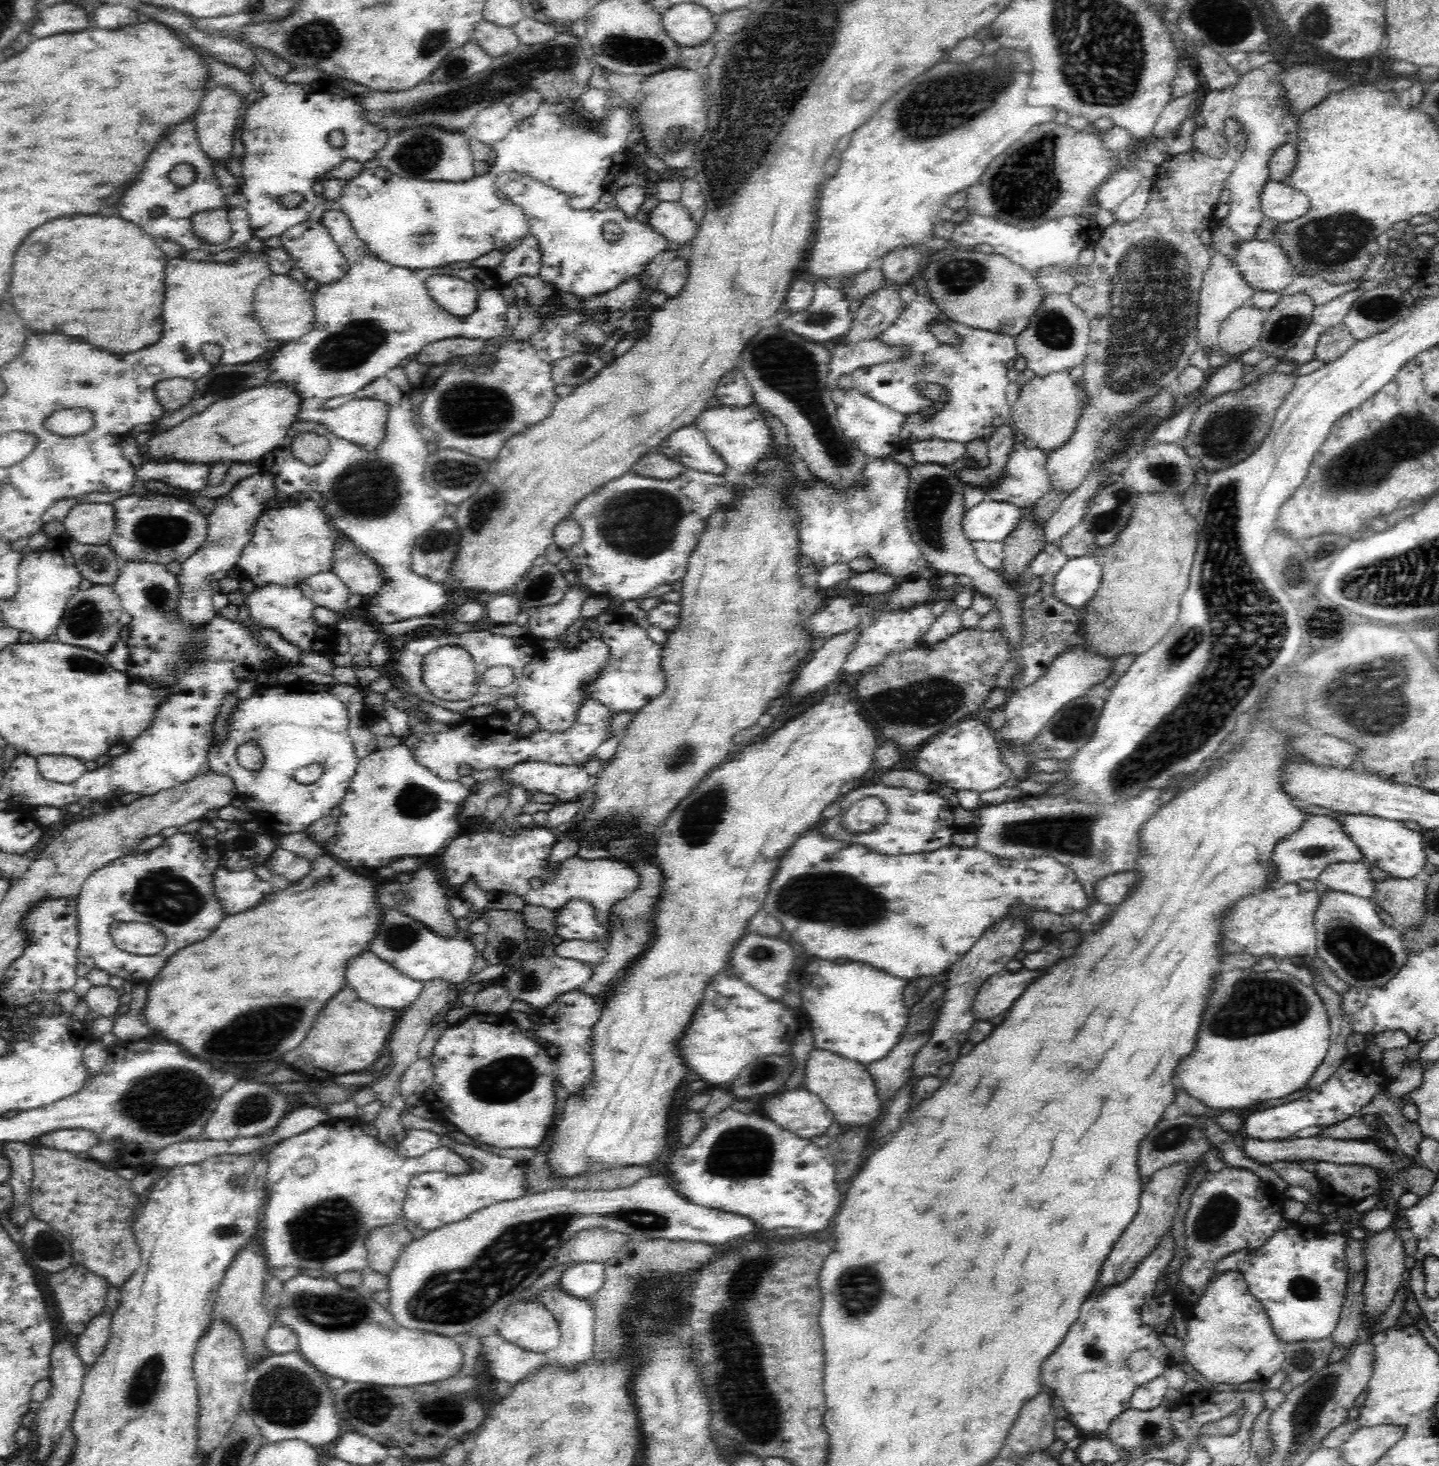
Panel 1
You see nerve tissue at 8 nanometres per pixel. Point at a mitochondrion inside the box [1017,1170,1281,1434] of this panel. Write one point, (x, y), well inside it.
(1209, 1225)

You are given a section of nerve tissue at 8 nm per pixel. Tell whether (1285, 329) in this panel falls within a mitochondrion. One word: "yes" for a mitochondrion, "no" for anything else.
yes

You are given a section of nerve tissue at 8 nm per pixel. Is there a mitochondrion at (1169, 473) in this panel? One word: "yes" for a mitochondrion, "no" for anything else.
yes

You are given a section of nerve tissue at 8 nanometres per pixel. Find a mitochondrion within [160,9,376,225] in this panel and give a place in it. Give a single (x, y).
(303, 42)

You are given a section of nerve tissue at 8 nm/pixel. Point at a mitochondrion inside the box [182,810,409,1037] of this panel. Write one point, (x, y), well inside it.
(293, 1012)

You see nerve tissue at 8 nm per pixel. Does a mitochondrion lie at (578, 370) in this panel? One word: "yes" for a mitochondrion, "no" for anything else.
yes

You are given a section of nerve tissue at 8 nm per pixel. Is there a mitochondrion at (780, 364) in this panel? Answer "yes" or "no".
yes

